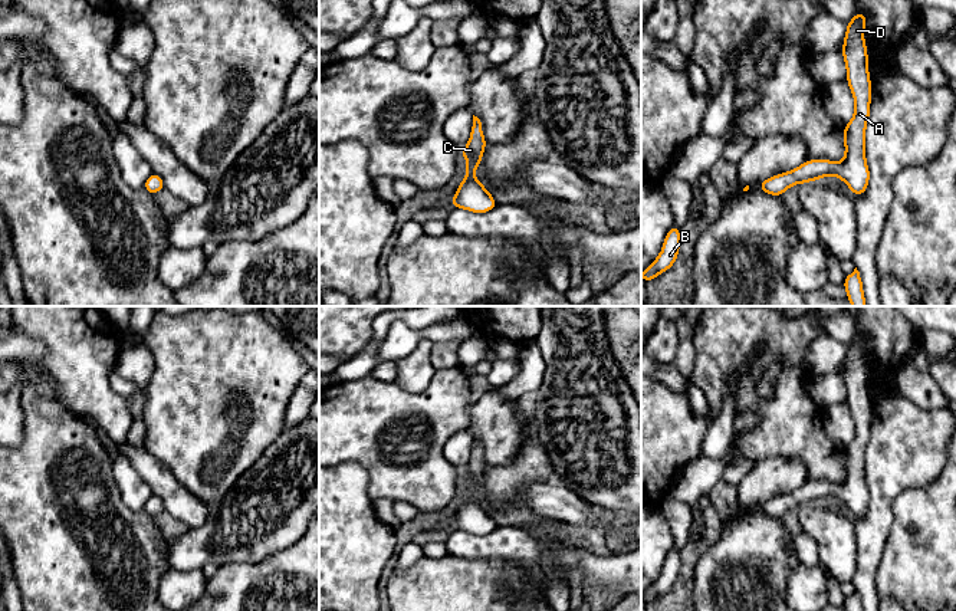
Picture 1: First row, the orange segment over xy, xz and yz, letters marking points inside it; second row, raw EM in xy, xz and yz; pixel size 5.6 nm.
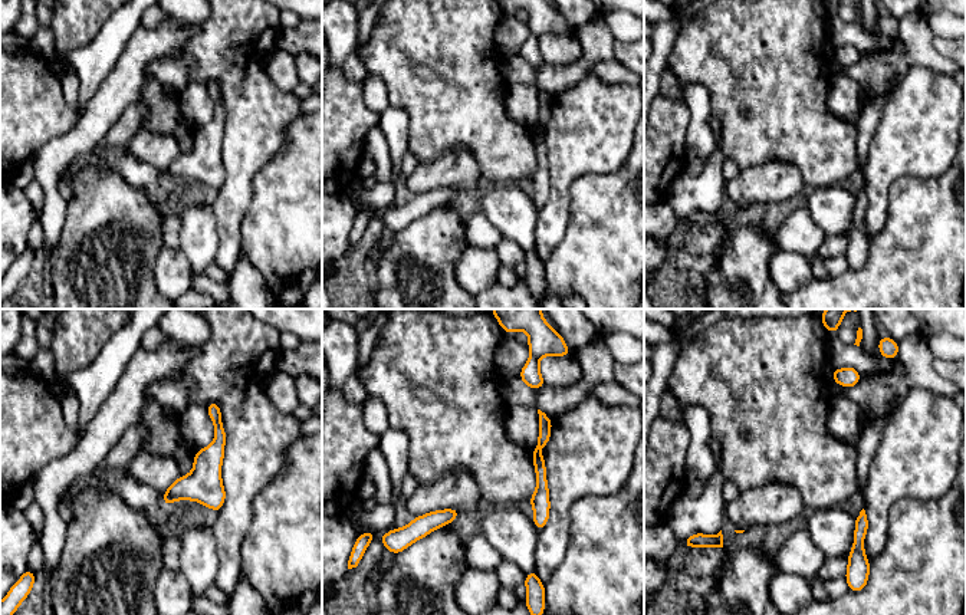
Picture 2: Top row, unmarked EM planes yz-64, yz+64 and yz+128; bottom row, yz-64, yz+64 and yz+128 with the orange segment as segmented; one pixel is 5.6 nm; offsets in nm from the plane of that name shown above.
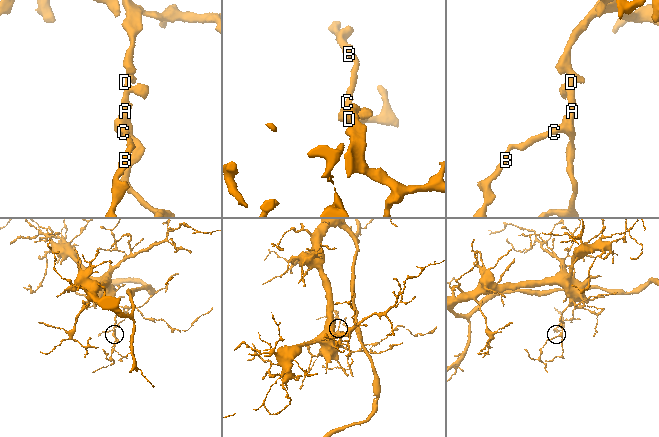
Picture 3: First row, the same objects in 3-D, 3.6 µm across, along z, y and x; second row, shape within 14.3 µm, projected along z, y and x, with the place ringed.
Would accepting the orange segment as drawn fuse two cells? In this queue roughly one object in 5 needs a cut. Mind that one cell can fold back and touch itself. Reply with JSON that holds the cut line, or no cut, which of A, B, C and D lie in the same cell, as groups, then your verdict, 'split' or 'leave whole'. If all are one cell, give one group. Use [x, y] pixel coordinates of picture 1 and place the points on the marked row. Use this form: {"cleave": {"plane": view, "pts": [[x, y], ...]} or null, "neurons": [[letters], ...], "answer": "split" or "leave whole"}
{"cleave": null, "neurons": [["A", "B", "C", "D"]], "answer": "leave whole"}

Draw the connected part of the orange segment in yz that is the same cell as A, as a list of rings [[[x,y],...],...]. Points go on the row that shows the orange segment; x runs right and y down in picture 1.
[[[857,13],[847,23],[844,47],[841,50],[847,65],[847,82],[855,102],[852,119],[844,127],[845,157],[841,162],[829,160],[808,160],[801,167],[785,174],[773,175],[759,183],[759,190],[782,196],[791,185],[817,181],[821,177],[837,175],[854,193],[854,197],[864,194],[870,181],[870,171],[865,161],[865,125],[870,116],[871,82],[868,75],[868,55],[864,43],[867,14]]]

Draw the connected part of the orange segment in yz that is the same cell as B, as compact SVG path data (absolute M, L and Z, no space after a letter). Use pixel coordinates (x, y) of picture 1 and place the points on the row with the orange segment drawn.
M673 224L667 231L661 253L658 257L641 273L644 282L650 282L660 273L668 270L679 256L680 247L680 229Z

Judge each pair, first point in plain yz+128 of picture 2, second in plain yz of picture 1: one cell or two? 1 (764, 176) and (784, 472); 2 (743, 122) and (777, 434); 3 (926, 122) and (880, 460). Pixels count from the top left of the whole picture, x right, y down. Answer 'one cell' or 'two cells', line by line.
1: one cell
2: one cell
3: one cell

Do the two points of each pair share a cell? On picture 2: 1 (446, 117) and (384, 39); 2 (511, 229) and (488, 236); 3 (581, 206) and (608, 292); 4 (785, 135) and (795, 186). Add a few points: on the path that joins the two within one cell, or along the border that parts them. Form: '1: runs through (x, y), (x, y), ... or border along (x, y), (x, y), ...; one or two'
1: runs through (443, 98), (403, 58); one
2: border along (480, 210), (502, 237); two
3: runs through (592, 227), (608, 243), (608, 270); one
4: border along (758, 164), (766, 160), (789, 161), (808, 188); two

